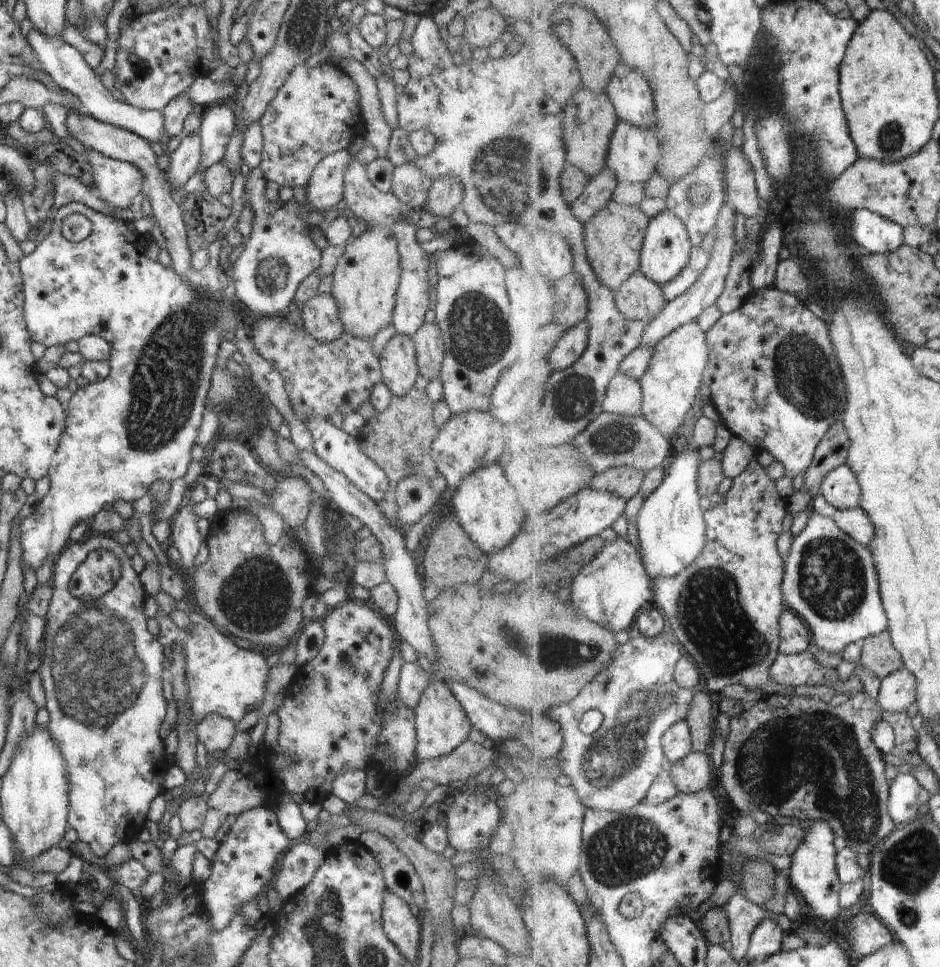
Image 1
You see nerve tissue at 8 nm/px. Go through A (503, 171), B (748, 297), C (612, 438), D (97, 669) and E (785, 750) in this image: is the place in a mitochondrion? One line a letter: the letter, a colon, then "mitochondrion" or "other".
A: mitochondrion
B: other
C: mitochondrion
D: mitochondrion
E: mitochondrion

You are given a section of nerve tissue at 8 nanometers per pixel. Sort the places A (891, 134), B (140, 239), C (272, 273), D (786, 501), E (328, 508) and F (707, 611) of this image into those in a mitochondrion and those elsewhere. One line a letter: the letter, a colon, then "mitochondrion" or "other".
A: mitochondrion
B: other
C: mitochondrion
D: other
E: other
F: mitochondrion

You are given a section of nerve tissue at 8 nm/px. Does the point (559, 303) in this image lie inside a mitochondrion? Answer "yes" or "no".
no

